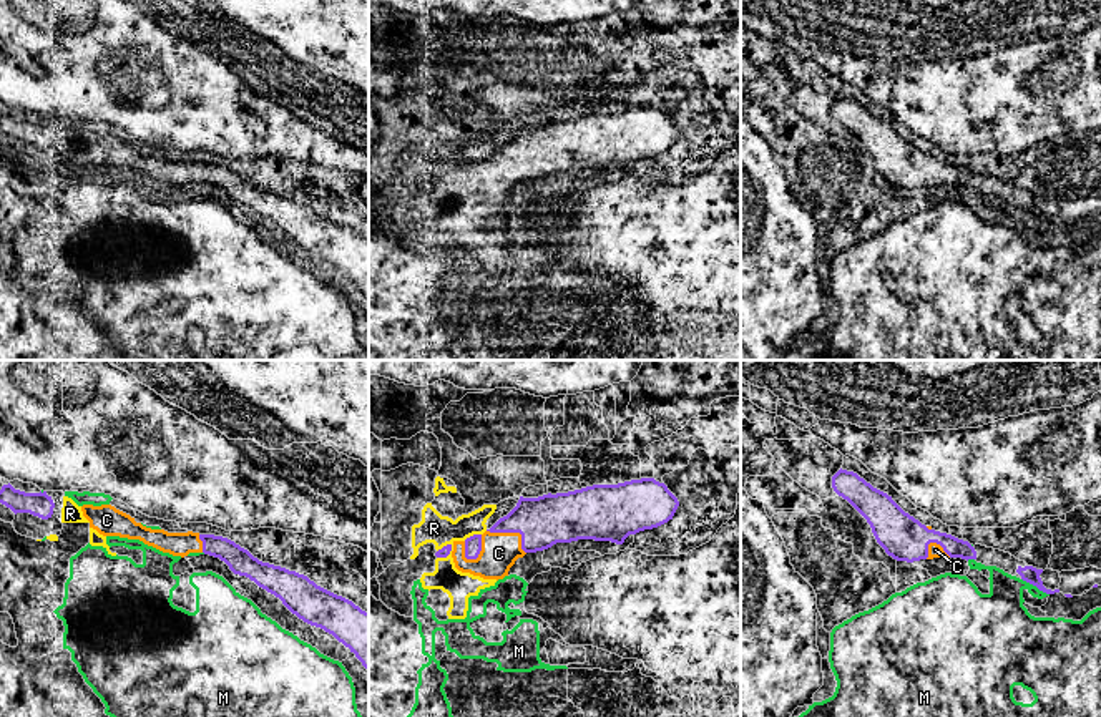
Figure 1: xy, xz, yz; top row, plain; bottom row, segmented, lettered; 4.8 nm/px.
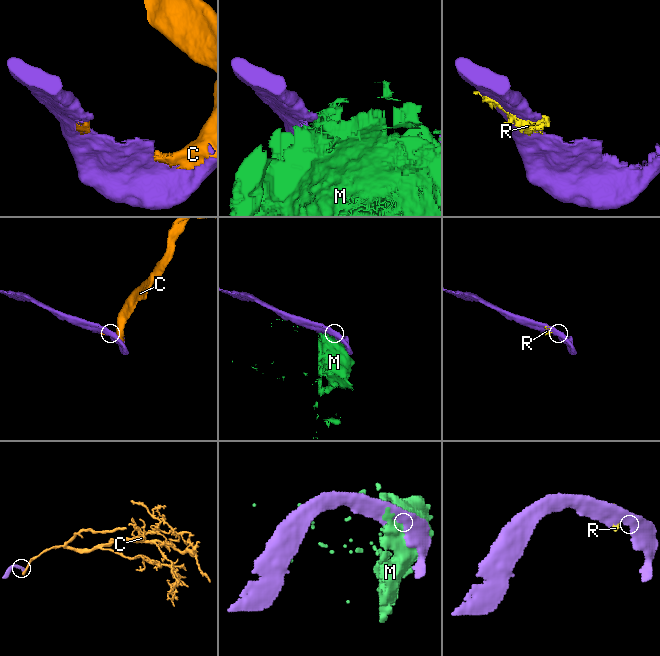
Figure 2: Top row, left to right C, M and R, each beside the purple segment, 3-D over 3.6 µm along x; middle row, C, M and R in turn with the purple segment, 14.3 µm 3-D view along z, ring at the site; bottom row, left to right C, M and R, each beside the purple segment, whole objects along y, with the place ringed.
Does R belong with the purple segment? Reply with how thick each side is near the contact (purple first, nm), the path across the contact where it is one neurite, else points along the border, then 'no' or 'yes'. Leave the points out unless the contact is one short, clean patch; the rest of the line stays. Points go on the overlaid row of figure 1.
80 nm thick on the purple side, 140 nm on the other; no

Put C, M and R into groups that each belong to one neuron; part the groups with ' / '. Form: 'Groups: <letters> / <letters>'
Groups: C / M R

